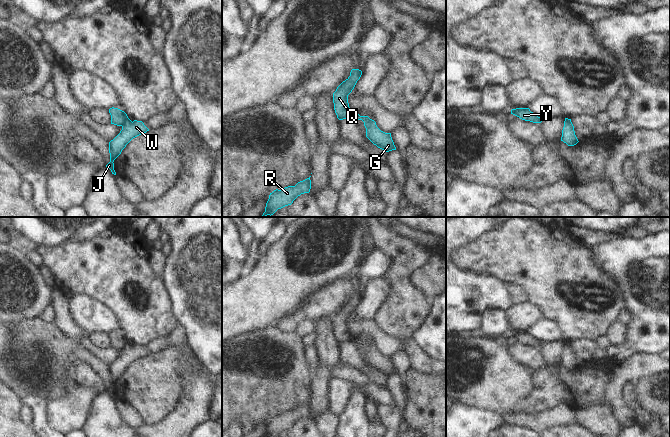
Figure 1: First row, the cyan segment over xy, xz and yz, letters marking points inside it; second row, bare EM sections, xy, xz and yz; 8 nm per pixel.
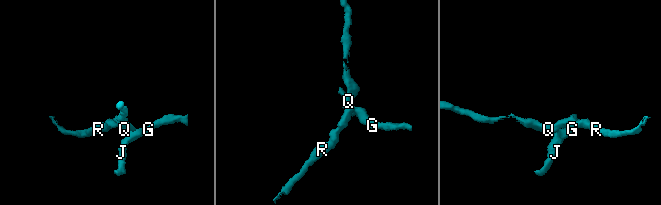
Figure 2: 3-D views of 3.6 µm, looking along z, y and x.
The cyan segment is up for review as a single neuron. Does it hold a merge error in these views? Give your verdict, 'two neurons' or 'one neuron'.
two neurons

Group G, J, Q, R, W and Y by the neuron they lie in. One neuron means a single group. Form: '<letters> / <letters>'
G J W / Q R Y

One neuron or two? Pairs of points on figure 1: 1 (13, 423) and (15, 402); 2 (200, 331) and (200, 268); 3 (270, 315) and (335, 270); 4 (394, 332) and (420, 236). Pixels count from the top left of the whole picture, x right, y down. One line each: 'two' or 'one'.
1: one
2: one
3: one
4: two

